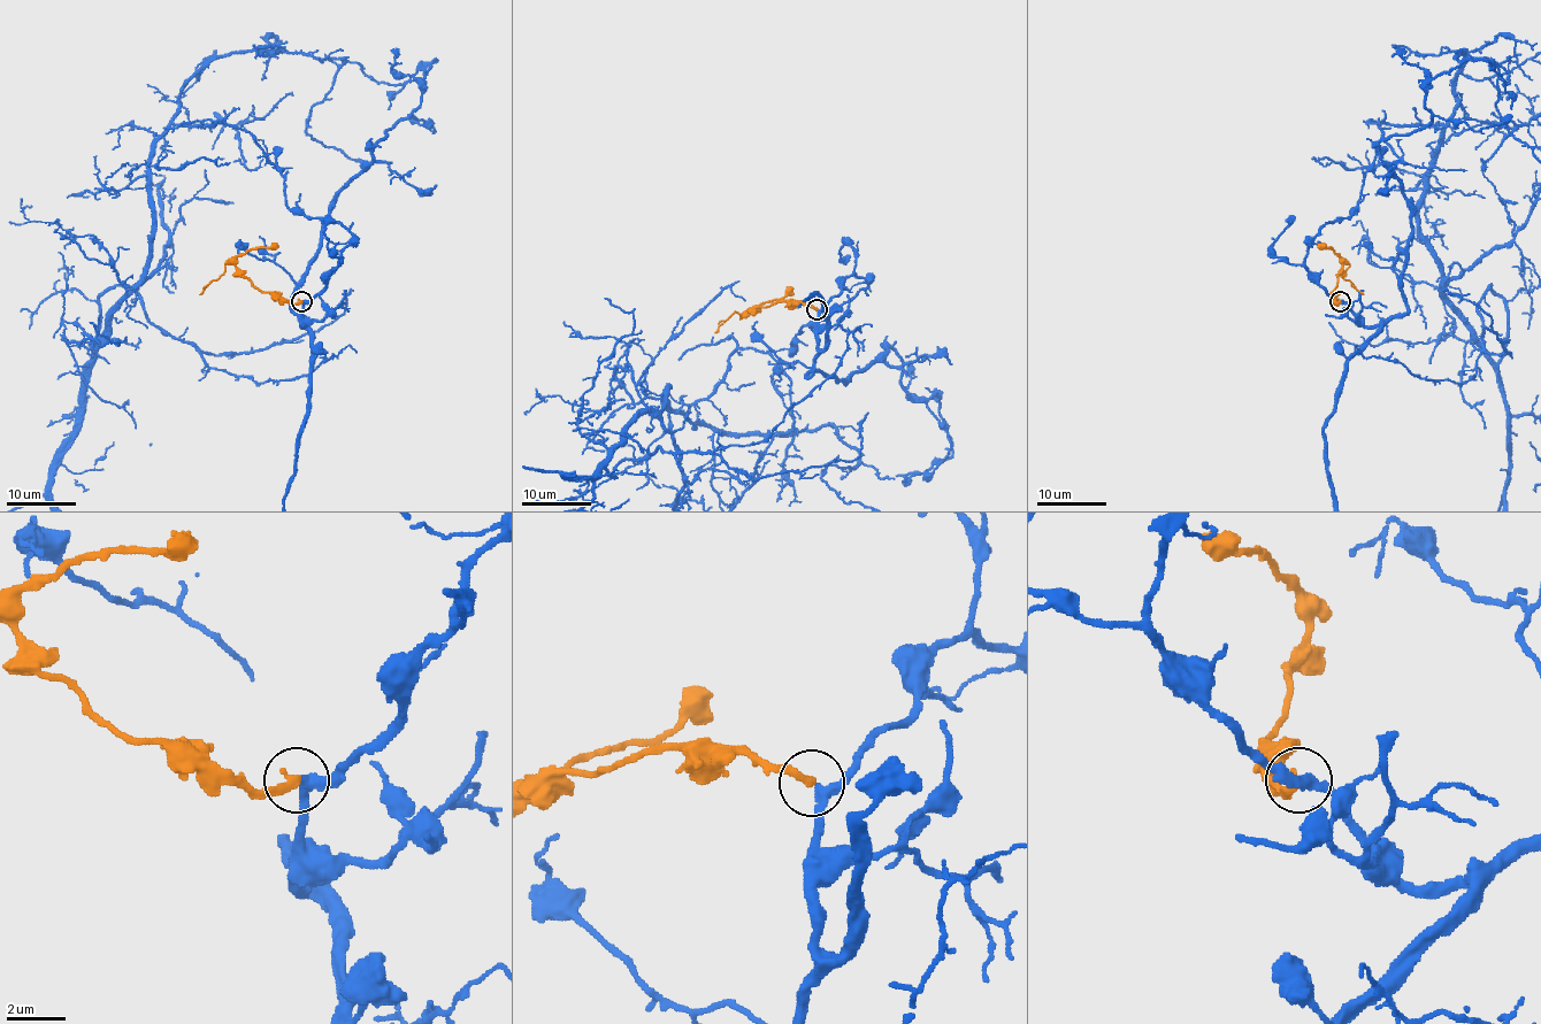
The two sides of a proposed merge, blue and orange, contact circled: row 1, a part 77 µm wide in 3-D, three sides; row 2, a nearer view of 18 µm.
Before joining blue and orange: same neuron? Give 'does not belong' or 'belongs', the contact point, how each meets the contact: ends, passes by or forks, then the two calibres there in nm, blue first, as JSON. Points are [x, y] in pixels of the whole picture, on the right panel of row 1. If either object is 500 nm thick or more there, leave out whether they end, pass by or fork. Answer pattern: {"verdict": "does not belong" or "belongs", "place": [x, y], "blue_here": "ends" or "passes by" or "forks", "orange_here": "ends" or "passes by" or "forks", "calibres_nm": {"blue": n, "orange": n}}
{"verdict": "belongs", "place": [1340, 301], "blue_here": "passes by", "orange_here": "ends", "calibres_nm": {"blue": 300, "orange": 320}}

